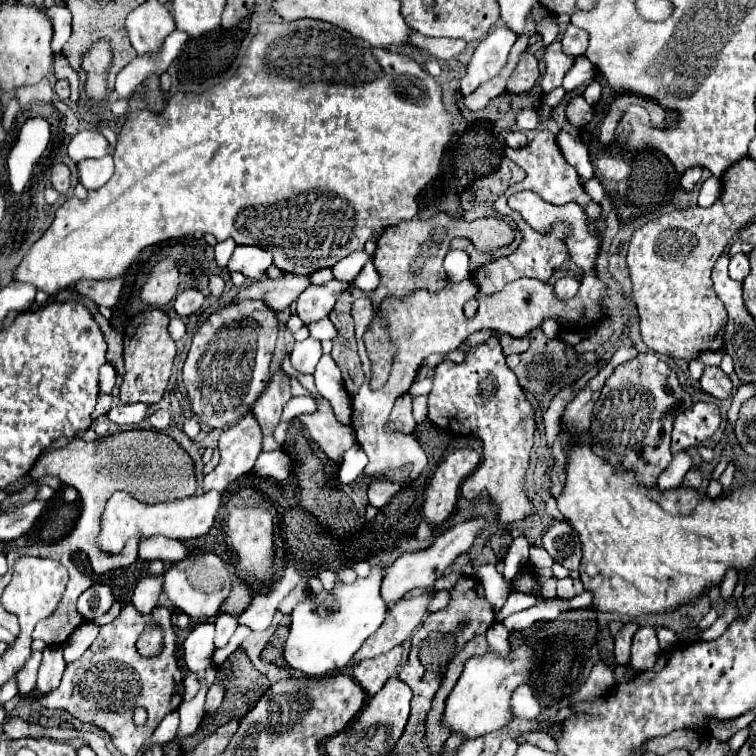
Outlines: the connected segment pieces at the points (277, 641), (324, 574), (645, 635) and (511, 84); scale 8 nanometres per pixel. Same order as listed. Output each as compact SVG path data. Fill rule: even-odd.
M281 625L281 627L275 631L275 635L269 639L267 647L265 647L263 653L261 653L261 659L263 659L263 661L273 663L273 665L277 665L277 667L285 667L285 665L287 665L285 659L283 659L283 643L285 643L287 633L289 633L289 627L287 627L287 625Z
M319 571L319 573L317 573L317 577L321 579L323 587L325 587L325 589L329 589L329 591L331 591L331 589L335 589L337 585L341 585L339 577L337 577L333 571Z
M641 627L633 637L631 663L629 663L631 671L635 673L649 671L657 663L659 655L661 655L661 649L659 649L655 627Z
M529 47L525 55L521 55L519 65L511 73L507 81L507 93L527 93L539 79L539 67L537 67L537 57L535 57L537 47Z

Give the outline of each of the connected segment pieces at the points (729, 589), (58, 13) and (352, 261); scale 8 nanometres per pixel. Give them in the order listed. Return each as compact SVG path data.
M729 569L729 571L727 571L727 577L725 577L723 583L721 583L721 597L723 597L725 601L733 595L733 589L735 589L735 585L737 585L737 579L739 579L739 575L737 575L733 569Z
M53 5L45 9L51 25L53 25L53 41L51 41L51 49L55 53L61 51L61 47L65 45L65 41L71 37L71 13L65 5Z
M355 251L353 255L341 259L335 267L333 267L333 279L337 281L353 281L359 271L363 269L363 265L369 261L369 255L365 251Z

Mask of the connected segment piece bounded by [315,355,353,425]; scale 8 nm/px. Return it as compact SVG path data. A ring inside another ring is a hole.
M323 355L317 369L315 369L315 385L321 397L329 399L335 417L339 423L349 425L351 421L351 397L343 385L343 375L339 365L333 361L331 355Z

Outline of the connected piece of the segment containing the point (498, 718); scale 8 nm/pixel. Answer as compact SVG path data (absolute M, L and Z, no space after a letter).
M521 645L517 649L511 649L507 657L485 653L481 657L471 657L465 663L465 669L451 691L445 707L445 719L443 723L457 733L467 735L469 739L487 735L491 731L497 731L513 721L513 707L511 697L519 685L529 683L531 671L535 667L535 649L531 645Z

